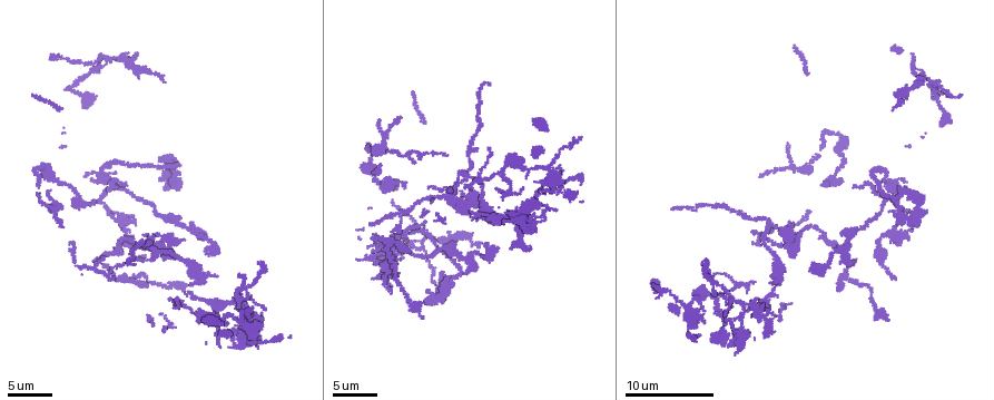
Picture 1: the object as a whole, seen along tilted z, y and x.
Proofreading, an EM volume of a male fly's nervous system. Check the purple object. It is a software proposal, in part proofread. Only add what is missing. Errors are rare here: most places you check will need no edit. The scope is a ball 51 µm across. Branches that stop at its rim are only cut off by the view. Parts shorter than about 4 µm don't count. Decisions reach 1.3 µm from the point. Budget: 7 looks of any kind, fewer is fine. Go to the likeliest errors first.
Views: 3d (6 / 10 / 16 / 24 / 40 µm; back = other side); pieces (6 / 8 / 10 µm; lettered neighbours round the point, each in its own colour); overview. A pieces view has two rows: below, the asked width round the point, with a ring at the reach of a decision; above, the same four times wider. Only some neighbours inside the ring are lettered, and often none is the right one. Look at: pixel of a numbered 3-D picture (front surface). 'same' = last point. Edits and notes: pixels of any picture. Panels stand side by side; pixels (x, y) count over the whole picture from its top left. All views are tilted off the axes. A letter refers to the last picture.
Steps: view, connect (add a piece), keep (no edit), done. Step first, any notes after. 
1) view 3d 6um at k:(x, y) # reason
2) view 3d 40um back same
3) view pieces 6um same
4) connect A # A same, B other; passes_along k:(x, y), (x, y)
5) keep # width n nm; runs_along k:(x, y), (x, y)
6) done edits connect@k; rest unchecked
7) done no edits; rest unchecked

view 3d 6um at 1:(706, 261) # thin end

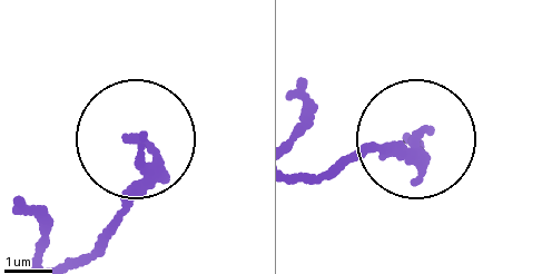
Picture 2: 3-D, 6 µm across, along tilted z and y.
view pieces 6um at 2:(132, 141)

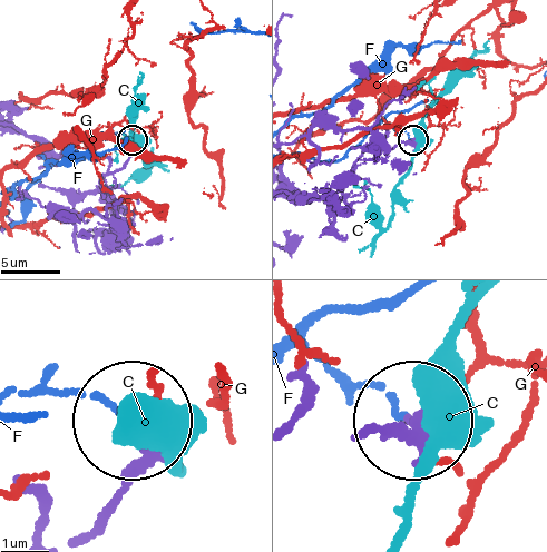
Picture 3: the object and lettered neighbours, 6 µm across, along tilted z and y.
keep # width 190 nm; C other, F other, G other; no lettered piece goes on from it

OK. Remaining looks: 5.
view 3d 10um at 1:(424, 222) # tapers out

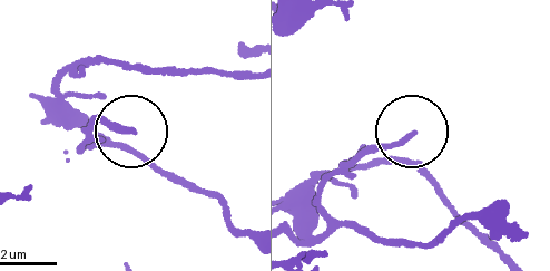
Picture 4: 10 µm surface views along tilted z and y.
view pieces 6um at 4:(411, 132)

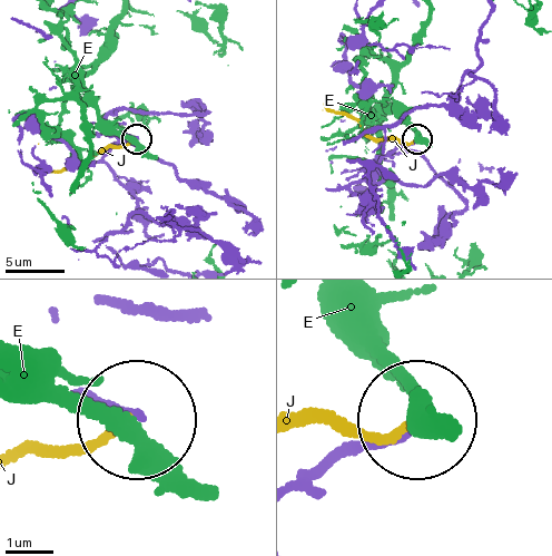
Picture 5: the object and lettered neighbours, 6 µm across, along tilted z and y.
keep # E other, J other; no lettered piece goes on from it

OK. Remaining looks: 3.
view 3d 6um at 1:(462, 194) # thin end

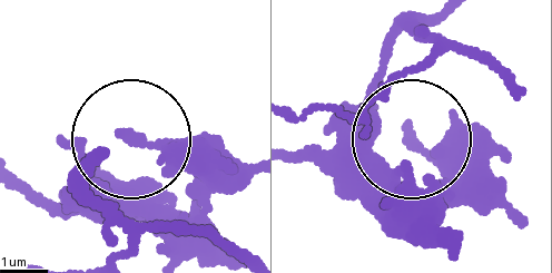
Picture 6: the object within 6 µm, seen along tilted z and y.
view pieces 10um at 6:(125, 134)

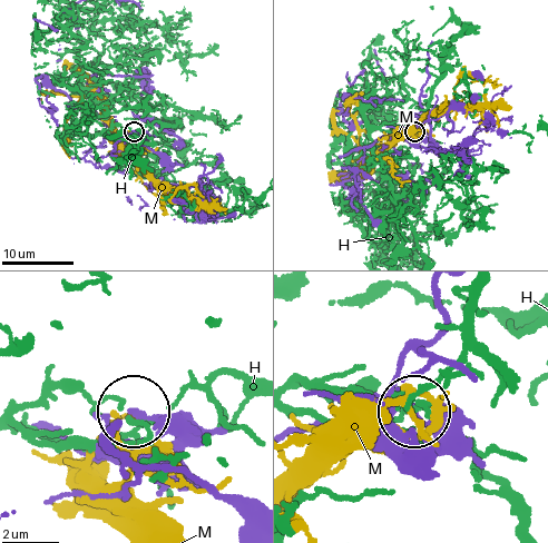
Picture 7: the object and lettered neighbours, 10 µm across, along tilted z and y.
keep # H other, M other; no lettered piece goes on from it

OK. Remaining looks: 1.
done no edits; rest unchecked

